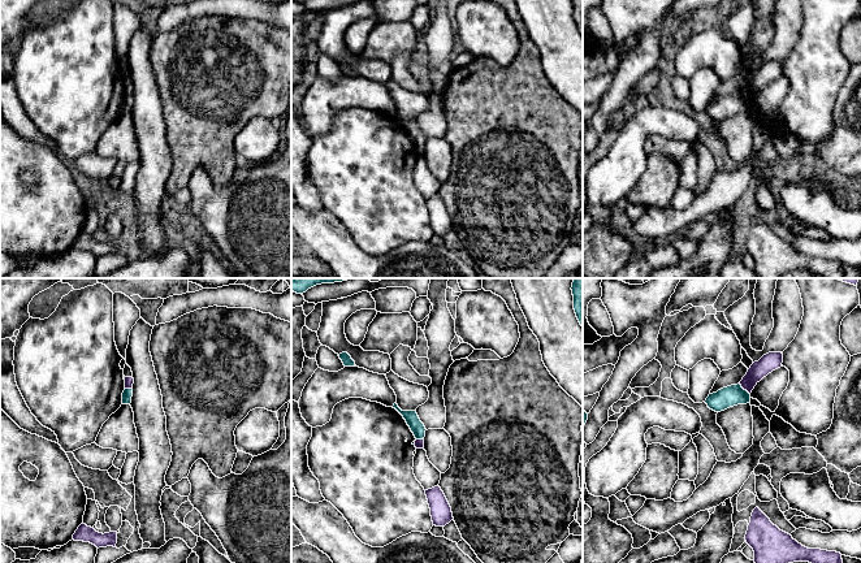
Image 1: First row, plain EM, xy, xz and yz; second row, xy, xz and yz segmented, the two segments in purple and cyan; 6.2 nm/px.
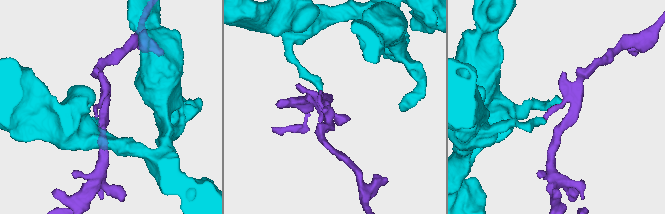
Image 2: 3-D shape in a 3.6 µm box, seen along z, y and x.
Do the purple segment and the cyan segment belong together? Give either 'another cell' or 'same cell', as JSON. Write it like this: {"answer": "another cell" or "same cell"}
{"answer": "another cell"}

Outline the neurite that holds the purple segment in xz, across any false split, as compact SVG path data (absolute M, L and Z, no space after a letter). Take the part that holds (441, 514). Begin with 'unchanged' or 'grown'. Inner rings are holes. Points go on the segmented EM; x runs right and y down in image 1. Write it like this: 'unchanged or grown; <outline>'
unchanged; M438 485L425 490L425 495L430 508L433 525L445 527L454 520L451 507Z

